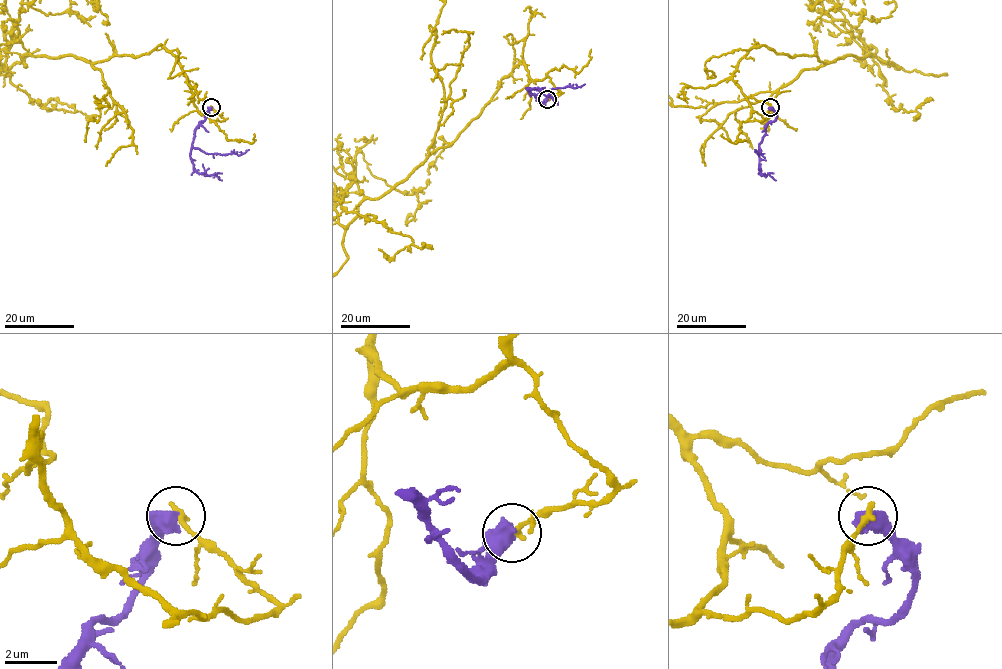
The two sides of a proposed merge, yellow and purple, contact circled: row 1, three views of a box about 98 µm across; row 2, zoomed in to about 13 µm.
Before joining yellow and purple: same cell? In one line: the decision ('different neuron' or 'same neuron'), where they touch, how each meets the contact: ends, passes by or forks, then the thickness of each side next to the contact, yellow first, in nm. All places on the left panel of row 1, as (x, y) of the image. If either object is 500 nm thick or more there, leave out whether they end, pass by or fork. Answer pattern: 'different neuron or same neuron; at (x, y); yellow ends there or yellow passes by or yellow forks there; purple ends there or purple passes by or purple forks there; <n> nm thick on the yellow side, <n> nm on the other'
different neuron; at (211, 107); 280 nm thick on the yellow side, 700 nm on the other

